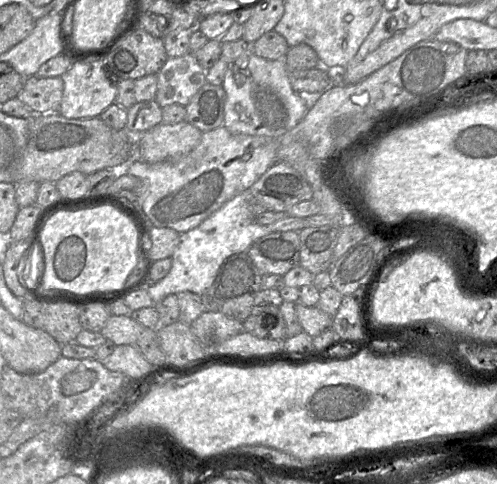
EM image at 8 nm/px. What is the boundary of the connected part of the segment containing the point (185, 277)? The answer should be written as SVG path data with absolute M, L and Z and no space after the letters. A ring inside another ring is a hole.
M250 189L237 194L197 227L180 234L180 242L173 252L172 265L167 275L148 287L148 294L154 304L169 294L189 291L202 295L214 282L218 269L229 256L246 252L257 239L272 233L268 225L255 222L249 209Z

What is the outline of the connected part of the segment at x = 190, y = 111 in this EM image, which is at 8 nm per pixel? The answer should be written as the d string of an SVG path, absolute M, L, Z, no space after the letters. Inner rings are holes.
M206 82L185 106L186 122L202 133L214 130L224 123L226 94L222 86Z

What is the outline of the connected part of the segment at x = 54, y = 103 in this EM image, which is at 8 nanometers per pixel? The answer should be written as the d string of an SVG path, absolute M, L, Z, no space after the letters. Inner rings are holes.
M31 76L26 78L19 99L34 114L58 112L63 94L63 80L61 77L40 78Z

